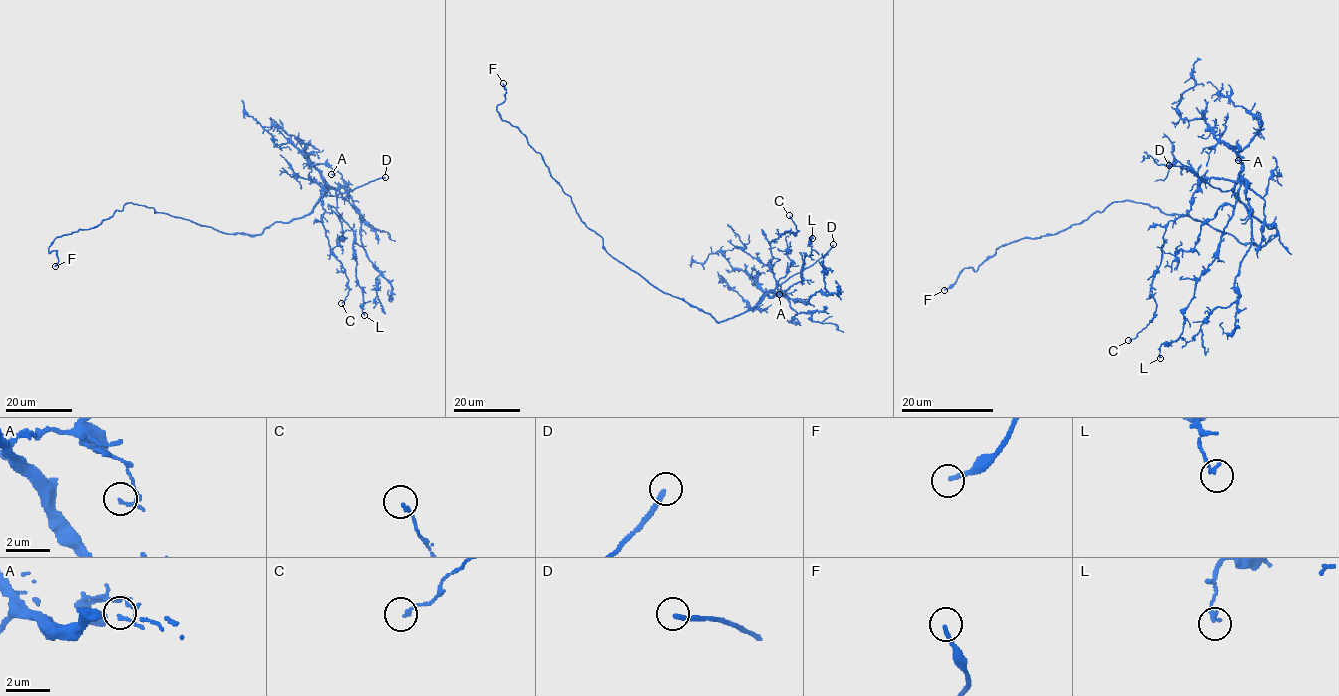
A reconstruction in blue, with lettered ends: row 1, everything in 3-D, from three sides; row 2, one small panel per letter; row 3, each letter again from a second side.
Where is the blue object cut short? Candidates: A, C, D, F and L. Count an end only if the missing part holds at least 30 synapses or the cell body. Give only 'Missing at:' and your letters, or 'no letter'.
Missing at: D, F

